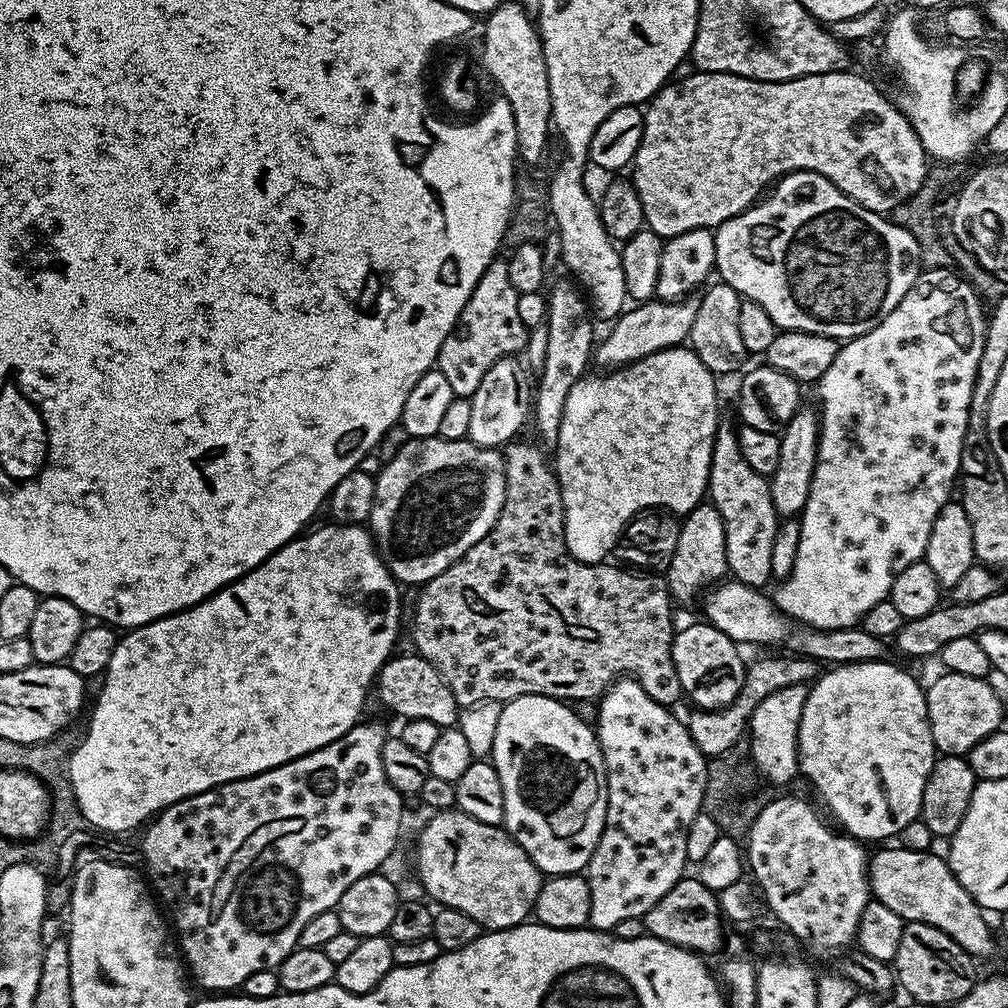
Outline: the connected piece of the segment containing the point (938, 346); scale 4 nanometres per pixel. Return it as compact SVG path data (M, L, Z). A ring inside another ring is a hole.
M925 267L916 277L914 286L910 286L910 290L902 298L902 302L898 302L898 306L894 306L894 310L890 310L890 314L886 314L886 318L882 318L882 322L878 322L874 330L870 330L865 336L843 341L837 347L834 362L830 362L830 370L826 370L826 374L822 374L822 378L815 385L821 404L820 408L818 407L820 441L814 466L814 482L810 486L810 498L799 517L800 541L792 572L781 583L784 585L776 594L774 593L776 607L794 621L800 621L823 631L857 627L863 621L865 614L874 610L874 606L878 606L878 602L891 597L894 578L902 574L906 566L924 560L930 530L942 506L949 503L951 496L948 495L951 492L953 495L954 485L960 475L962 446L968 433L970 398L974 394L978 362L982 358L984 332L988 328L986 308L980 305L979 294L972 289L970 281L963 280L958 273L952 271L951 267Z

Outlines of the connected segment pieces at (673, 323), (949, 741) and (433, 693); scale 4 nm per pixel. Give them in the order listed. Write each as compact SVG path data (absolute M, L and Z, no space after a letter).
M655 298L629 307L611 325L608 337L595 345L594 360L604 370L623 368L636 360L646 358L667 348L679 348L688 340L690 326L694 326L694 314L698 314L699 299L685 298L679 302L665 302Z
M949 671L942 674L925 691L932 741L941 755L964 756L971 752L973 746L982 738L999 731L1003 725L1002 702L987 679Z
M419 654L412 656L393 655L380 668L375 681L375 691L380 691L380 700L392 712L397 712L404 720L426 718L442 730L455 727L459 721L460 707L453 696L453 691L438 674L437 668Z

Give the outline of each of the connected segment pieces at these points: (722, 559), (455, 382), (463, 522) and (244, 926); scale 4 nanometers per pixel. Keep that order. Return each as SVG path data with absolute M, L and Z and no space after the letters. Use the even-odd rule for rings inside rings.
M701 502L683 517L678 534L678 546L672 563L666 569L668 591L677 601L688 600L699 588L707 589L725 579L728 572L726 530L722 514L711 502Z
M493 259L486 266L482 278L478 278L466 306L462 306L452 333L442 342L436 355L435 367L446 377L446 382L450 382L453 397L472 397L474 390L478 390L478 382L482 382L486 370L490 370L494 362L516 356L523 350L530 329L522 326L522 317L518 314L519 296L514 286L510 286L507 259Z
M439 434L409 439L392 461L376 473L374 506L367 518L376 547L388 565L388 571L401 585L430 583L442 570L461 560L498 522L502 502L506 498L506 466L497 449L480 448L469 443L464 447L459 440L444 440Z
M356 723L342 738L299 756L297 760L259 772L257 776L247 776L241 780L219 784L217 788L179 800L178 803L165 808L147 825L148 833L144 836L144 864L148 867L149 876L147 879L155 895L161 901L164 899L166 903L172 904L173 910L176 911L174 928L178 933L178 948L180 944L179 951L182 953L183 963L191 979L196 979L202 987L216 988L212 990L236 990L244 985L250 974L258 974L267 968L279 969L283 960L299 945L306 922L310 922L310 918L317 914L333 911L342 894L346 894L346 890L350 890L350 886L354 886L358 878L377 871L381 867L379 864L395 850L396 839L400 836L400 823L404 820L406 800L398 790L394 790L394 786L390 786L386 770L382 770L382 746L386 739L383 726L364 723Z

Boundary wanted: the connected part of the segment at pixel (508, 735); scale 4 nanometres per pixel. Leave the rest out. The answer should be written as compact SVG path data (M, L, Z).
M519 696L507 701L501 710L498 720L497 734L494 736L490 762L498 770L498 778L502 778L502 794L504 795L503 827L526 850L526 854L540 868L541 873L548 876L571 876L580 874L587 869L590 858L598 846L598 838L604 829L606 806L608 805L608 773L604 770L604 755L600 753L600 742L596 738L593 725L588 724L580 716L571 712L569 705L562 700L555 700L549 696Z

